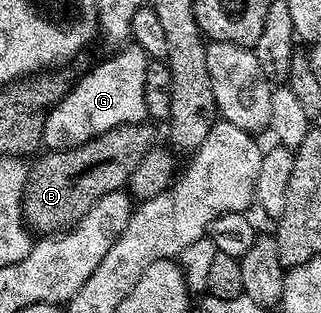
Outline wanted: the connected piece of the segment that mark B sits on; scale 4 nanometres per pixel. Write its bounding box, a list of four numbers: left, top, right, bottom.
[24,123,156,235]

